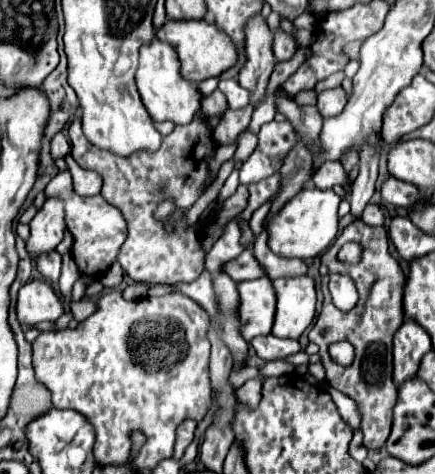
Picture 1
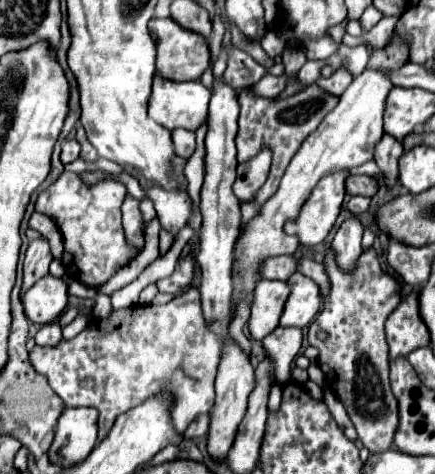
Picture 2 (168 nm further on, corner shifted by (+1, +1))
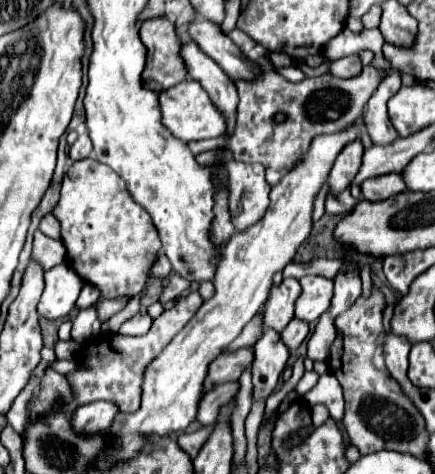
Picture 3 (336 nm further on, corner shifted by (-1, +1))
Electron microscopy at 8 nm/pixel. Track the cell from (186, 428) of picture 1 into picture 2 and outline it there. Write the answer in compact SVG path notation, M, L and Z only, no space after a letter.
M199 414L185 430L185 438L199 438L205 436L209 430L209 414Z

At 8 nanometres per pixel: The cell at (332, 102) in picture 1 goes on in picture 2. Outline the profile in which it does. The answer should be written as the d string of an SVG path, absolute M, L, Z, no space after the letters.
M339 68L339 70L335 70L329 78L319 78L317 84L319 84L323 90L327 90L329 94L341 96L341 94L347 90L347 86L349 86L351 80L353 80L353 76L351 76L345 68Z

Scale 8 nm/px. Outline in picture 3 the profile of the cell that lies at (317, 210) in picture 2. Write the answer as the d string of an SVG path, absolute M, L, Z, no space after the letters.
M351 142L349 146L345 146L341 150L341 154L337 156L335 166L329 174L329 194L337 196L351 186L351 182L357 176L359 166L361 166L361 154L363 154L361 142Z

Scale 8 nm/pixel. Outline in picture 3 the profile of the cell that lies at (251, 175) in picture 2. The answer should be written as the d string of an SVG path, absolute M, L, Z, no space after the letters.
M227 162L225 170L229 174L229 210L233 216L233 224L239 230L255 224L267 212L267 194L269 186L265 182L265 166L263 164L243 164L243 162Z

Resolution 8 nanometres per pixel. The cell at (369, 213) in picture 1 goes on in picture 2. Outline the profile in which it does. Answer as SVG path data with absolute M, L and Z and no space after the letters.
M351 196L351 200L345 202L343 208L349 210L349 212L353 212L353 214L359 214L359 212L365 212L369 208L369 202L371 200L365 198L365 196Z

